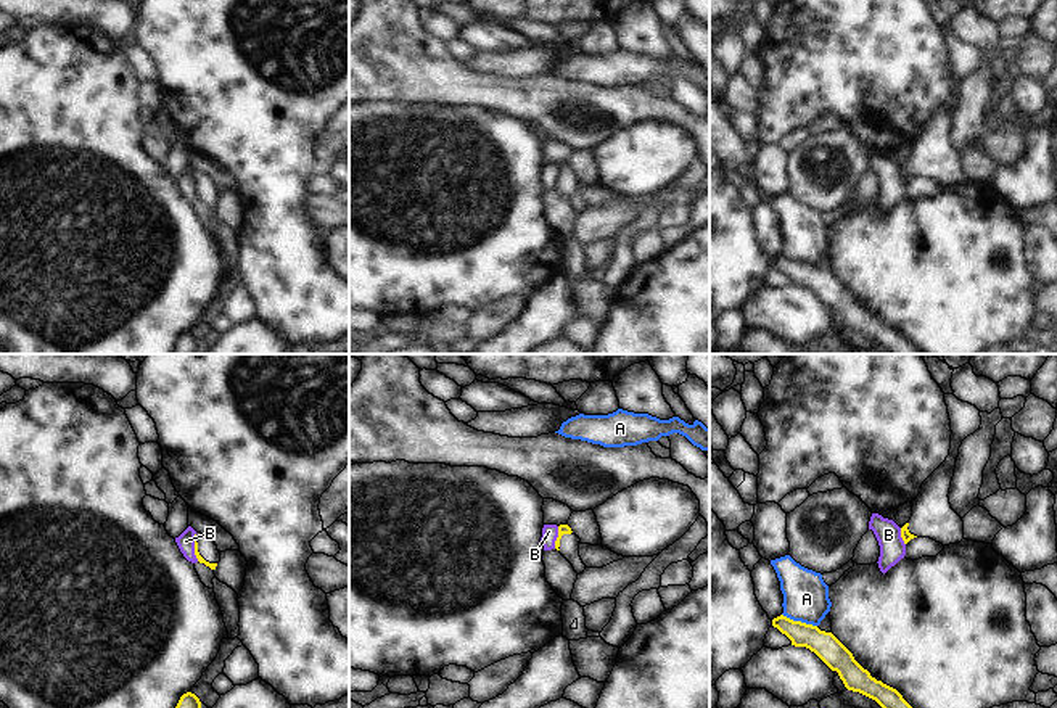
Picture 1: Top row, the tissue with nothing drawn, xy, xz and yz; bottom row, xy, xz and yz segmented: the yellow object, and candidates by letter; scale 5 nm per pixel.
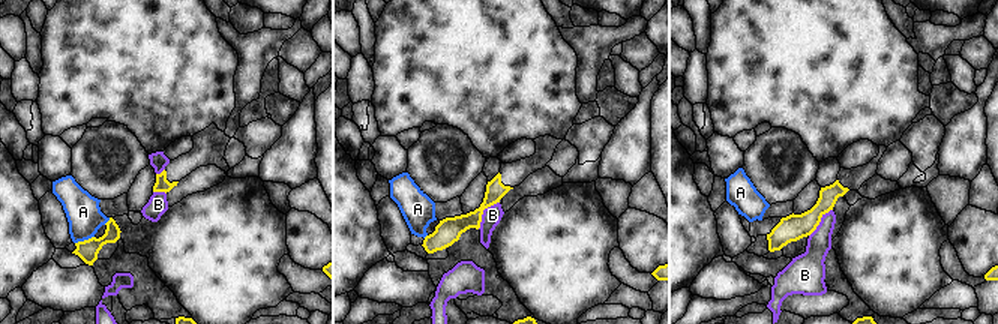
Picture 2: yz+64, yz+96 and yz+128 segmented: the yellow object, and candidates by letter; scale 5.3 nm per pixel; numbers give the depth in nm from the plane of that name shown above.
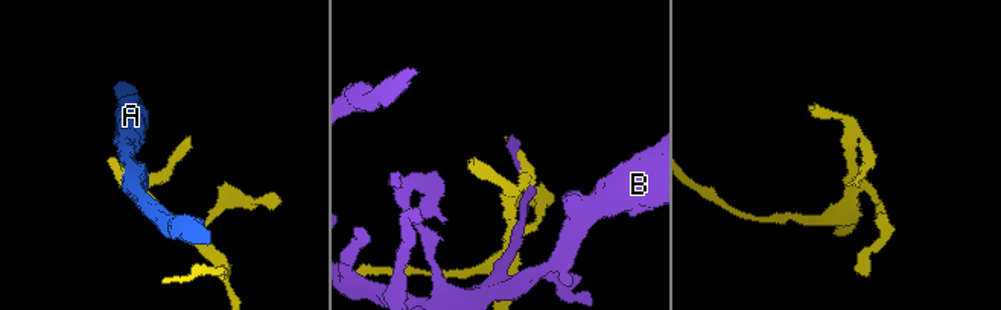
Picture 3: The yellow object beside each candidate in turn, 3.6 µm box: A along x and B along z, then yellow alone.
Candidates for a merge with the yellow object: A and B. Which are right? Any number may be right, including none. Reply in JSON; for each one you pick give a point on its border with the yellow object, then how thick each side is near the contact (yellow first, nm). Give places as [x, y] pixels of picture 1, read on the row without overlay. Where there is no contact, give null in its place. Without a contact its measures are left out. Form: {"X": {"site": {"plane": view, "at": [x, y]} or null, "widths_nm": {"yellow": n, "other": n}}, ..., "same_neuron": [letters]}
{"same_neuron": []}

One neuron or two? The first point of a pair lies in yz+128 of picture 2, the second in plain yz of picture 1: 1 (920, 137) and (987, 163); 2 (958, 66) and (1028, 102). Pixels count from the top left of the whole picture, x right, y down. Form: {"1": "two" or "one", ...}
{"1": "two", "2": "one"}

